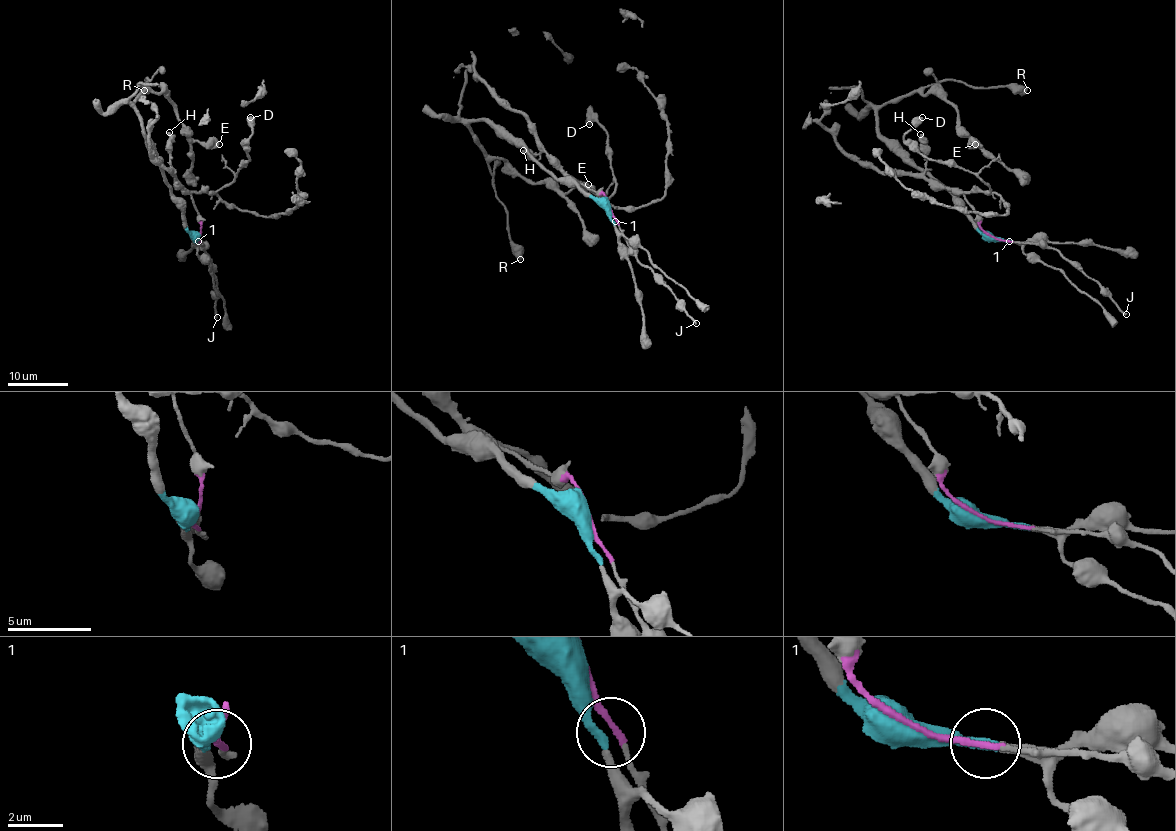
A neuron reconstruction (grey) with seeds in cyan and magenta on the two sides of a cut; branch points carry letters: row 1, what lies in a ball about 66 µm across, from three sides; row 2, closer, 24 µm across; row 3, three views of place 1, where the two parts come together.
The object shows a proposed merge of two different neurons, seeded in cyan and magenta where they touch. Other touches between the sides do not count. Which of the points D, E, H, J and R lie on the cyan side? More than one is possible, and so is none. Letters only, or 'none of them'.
E, R

